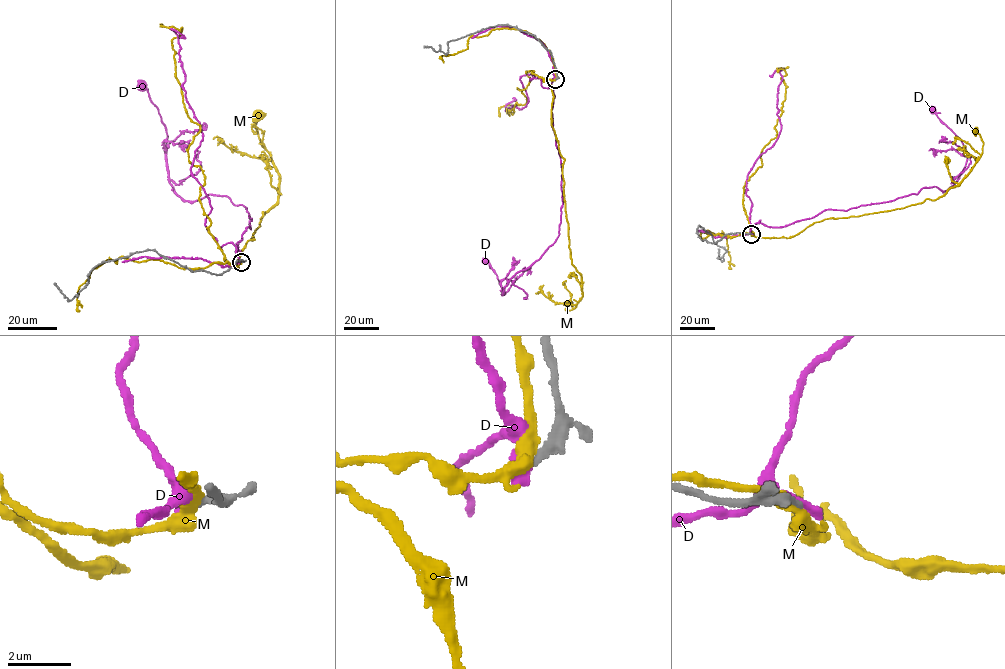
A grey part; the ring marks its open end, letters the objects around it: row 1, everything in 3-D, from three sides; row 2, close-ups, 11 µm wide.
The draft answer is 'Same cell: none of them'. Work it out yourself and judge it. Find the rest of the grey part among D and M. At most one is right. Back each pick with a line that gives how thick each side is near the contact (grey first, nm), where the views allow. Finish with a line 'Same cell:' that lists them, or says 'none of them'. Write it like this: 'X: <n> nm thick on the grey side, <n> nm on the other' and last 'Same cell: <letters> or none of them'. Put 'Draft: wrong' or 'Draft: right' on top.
Draft: right
Same cell: none of them

